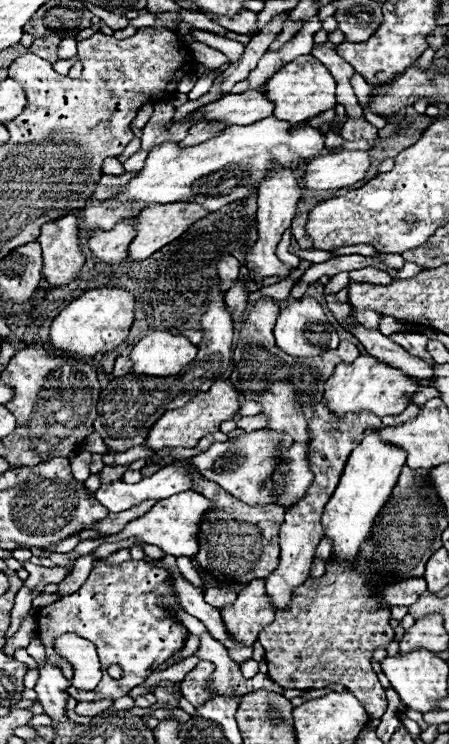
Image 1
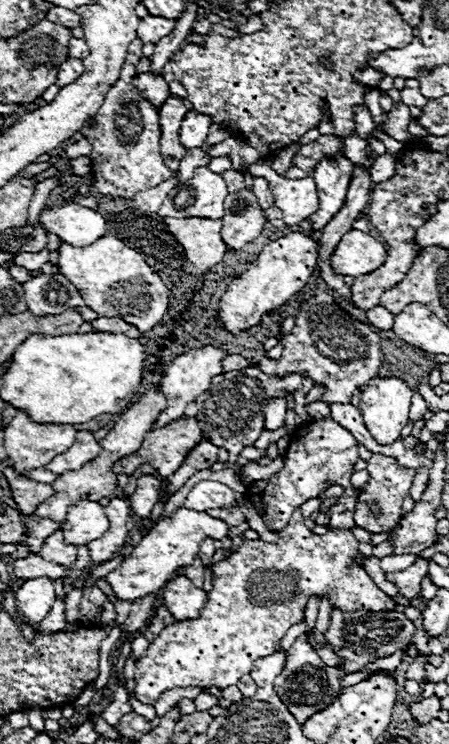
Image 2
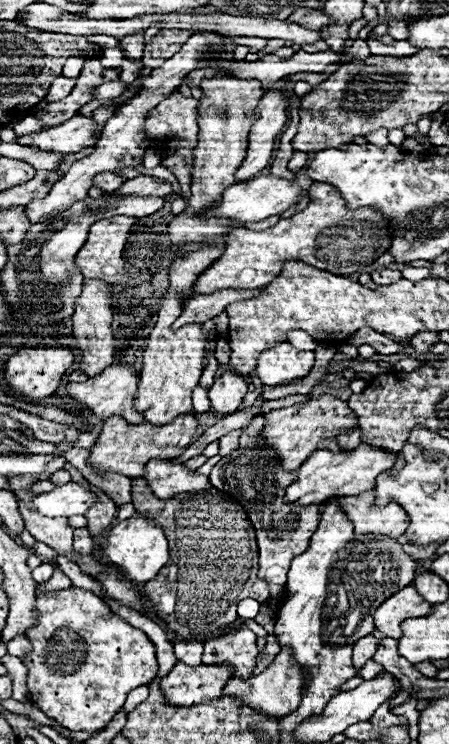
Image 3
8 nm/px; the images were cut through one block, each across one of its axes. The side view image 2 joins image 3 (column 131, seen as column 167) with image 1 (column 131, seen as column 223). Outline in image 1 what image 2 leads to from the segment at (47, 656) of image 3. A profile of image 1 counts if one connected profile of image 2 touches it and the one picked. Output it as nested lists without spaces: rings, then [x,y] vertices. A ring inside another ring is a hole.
[[[128,560],[124,564],[104,564],[94,562],[94,568],[88,580],[80,586],[78,592],[62,596],[60,600],[38,610],[38,638],[46,648],[46,656],[56,662],[62,674],[72,680],[72,664],[58,656],[54,650],[54,640],[62,634],[78,634],[80,638],[90,640],[100,656],[102,680],[94,690],[68,688],[68,694],[78,702],[98,702],[102,698],[122,698],[134,686],[142,684],[154,668],[158,668],[166,658],[182,648],[186,628],[174,624],[170,616],[180,608],[176,596],[172,596],[172,582],[162,568],[156,568],[148,560]],[[118,664],[122,668],[122,678],[108,676],[108,666]]]

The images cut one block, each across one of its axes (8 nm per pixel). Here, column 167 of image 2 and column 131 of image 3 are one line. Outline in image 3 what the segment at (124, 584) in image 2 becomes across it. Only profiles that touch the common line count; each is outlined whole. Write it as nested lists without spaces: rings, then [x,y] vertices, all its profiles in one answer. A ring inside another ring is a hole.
[[[138,512],[132,518],[110,528],[110,532],[102,538],[98,550],[104,564],[116,564],[132,584],[144,584],[152,580],[160,572],[160,568],[168,564],[168,540],[164,532]]]

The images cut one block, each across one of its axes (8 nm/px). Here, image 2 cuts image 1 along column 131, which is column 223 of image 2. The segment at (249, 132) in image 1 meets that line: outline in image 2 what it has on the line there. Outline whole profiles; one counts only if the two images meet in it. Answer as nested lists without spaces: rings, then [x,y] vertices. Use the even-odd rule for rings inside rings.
[[[198,168],[192,180],[178,182],[176,192],[168,196],[158,214],[172,218],[210,218],[220,220],[224,216],[224,198],[228,190],[220,174],[208,168]]]

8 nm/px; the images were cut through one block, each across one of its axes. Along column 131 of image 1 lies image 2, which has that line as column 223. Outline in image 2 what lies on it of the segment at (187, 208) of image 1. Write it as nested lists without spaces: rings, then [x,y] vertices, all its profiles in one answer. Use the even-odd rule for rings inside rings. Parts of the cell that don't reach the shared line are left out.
[[[164,218],[166,230],[184,248],[184,264],[178,268],[190,276],[204,274],[226,256],[220,238],[222,220],[208,218]]]

